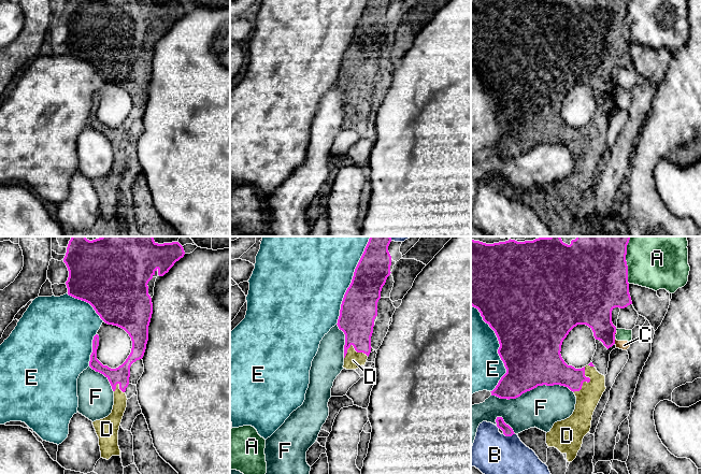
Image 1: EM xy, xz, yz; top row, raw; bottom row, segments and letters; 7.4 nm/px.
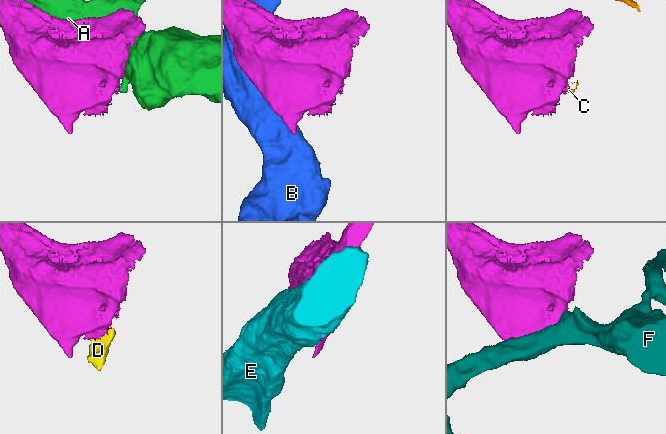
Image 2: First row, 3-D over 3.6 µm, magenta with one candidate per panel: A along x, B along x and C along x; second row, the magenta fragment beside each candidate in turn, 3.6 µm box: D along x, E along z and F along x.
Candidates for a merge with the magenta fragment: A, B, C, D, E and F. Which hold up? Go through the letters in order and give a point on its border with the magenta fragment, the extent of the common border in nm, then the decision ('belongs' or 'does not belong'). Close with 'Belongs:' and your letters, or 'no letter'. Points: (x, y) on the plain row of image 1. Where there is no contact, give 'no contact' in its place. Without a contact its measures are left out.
A: yz (626, 22) | 320 nm | does not belong
B: yz (509, 195) | 90 nm | does not belong
C: yz (614, 100) | 50 nm | does not belong
D: yz (587, 141) | 220 nm | belongs
E: yz (499, 106) | 650 nm | does not belong
F: yz (532, 147) | 600 nm | does not belong
Belongs: D

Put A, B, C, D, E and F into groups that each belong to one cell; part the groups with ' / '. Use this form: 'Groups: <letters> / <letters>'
Groups: A C / B / D / E / F

